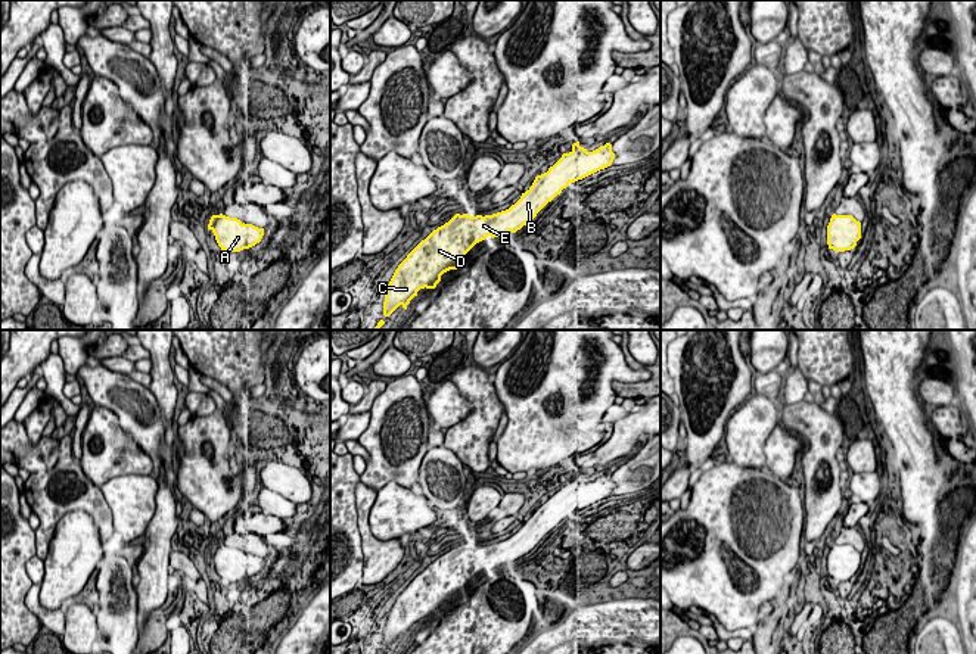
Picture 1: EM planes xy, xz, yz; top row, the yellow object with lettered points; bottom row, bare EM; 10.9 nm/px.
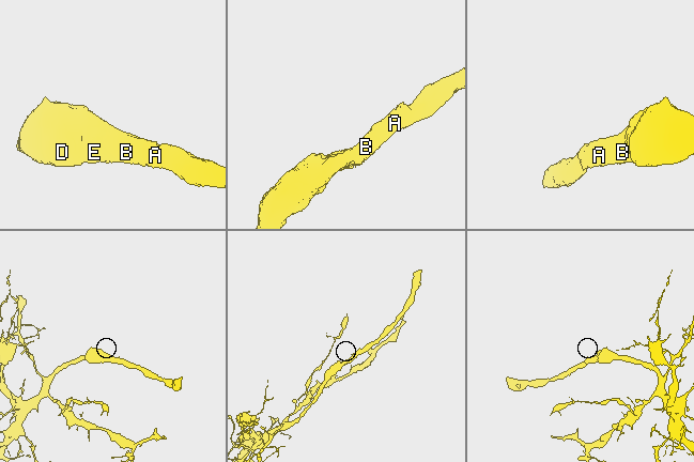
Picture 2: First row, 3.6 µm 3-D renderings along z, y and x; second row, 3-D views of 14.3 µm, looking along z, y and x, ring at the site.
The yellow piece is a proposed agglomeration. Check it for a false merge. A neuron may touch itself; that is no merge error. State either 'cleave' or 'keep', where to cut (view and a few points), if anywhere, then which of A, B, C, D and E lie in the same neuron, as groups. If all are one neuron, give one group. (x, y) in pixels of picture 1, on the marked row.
keep; no cut; A B C D E

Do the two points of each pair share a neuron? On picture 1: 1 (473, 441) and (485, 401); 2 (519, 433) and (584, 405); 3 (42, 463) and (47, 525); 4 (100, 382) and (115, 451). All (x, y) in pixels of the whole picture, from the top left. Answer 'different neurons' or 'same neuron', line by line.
1: same neuron
2: same neuron
3: different neurons
4: different neurons

